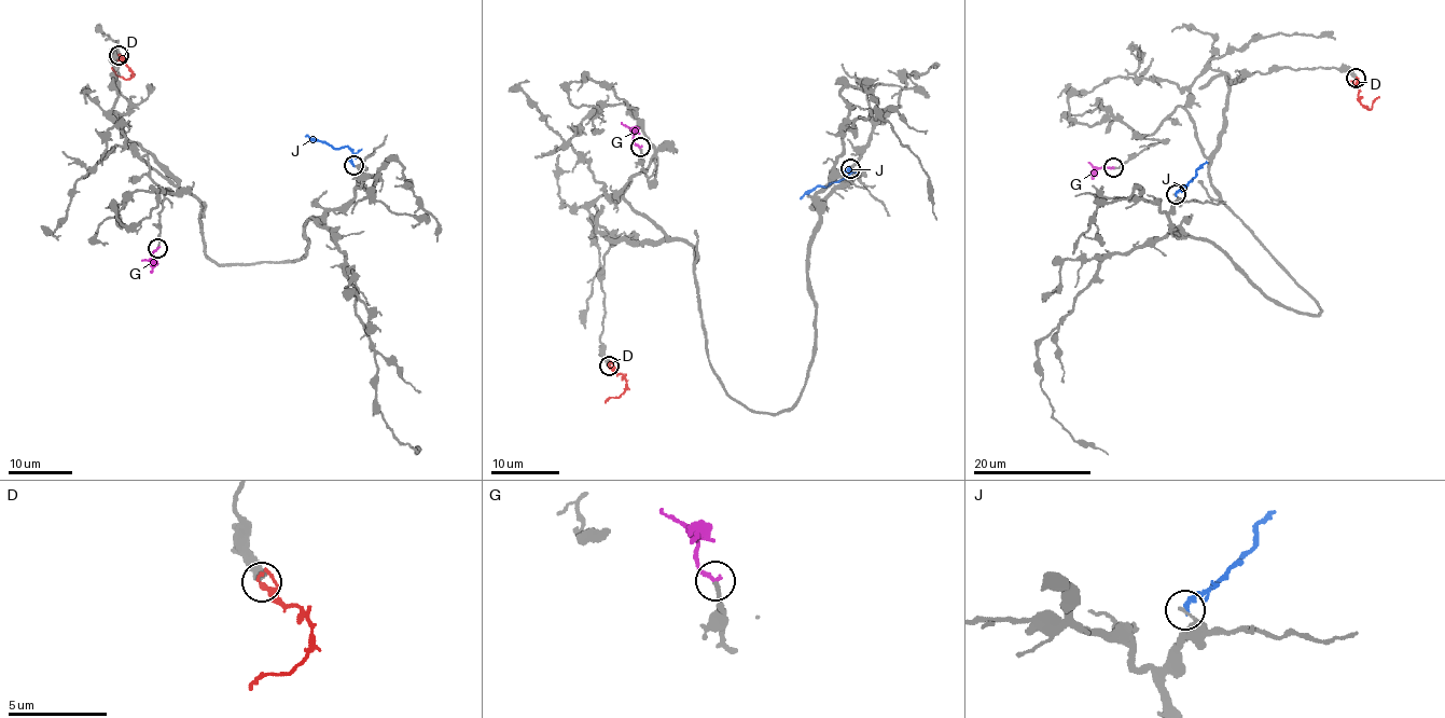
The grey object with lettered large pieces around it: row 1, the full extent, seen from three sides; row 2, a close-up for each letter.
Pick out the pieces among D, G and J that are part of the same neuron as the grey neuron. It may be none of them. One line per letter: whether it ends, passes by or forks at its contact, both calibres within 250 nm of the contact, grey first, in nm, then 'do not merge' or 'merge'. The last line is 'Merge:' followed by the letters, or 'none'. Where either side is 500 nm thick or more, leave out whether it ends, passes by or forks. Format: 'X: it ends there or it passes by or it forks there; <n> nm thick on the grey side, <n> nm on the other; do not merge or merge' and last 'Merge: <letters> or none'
D: it ends there; 440 nm thick on the grey side, 320 nm on the other; do not merge
G: it ends there; 200 nm thick on the grey side, 220 nm on the other; merge
J: it passes by; 160 nm thick on the grey side, 180 nm on the other; do not merge
Merge: G

